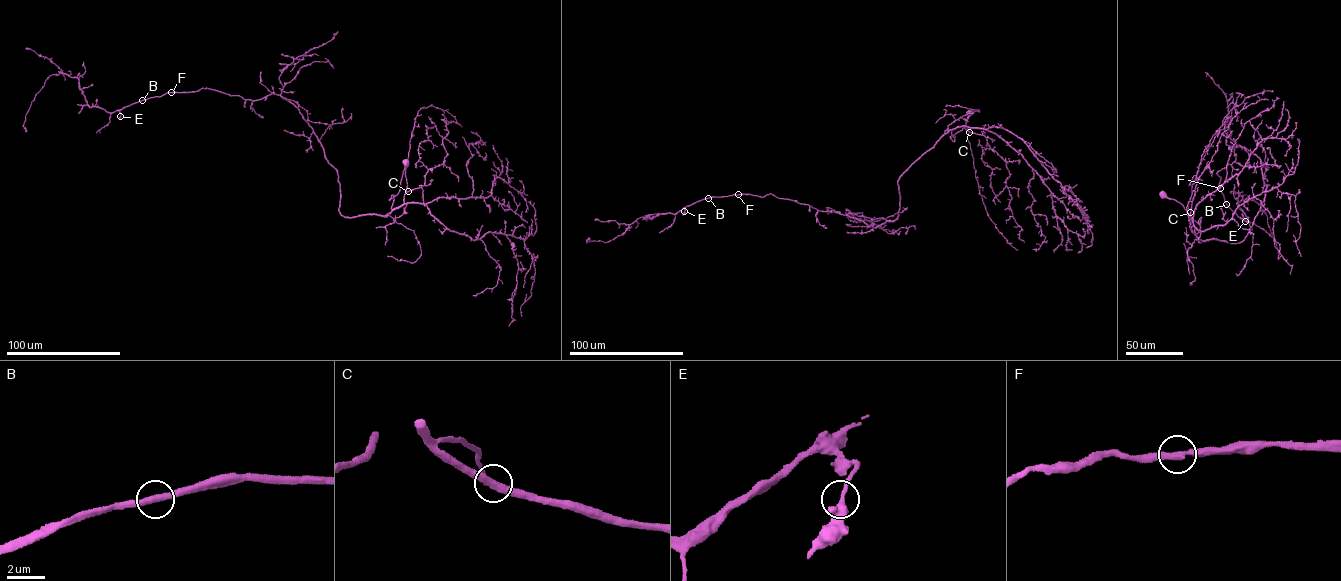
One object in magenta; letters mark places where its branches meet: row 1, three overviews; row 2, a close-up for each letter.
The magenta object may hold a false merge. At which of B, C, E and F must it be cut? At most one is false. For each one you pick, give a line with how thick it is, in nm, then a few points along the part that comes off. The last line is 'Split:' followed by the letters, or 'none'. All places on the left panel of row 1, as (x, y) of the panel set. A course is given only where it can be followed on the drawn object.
Split: none

